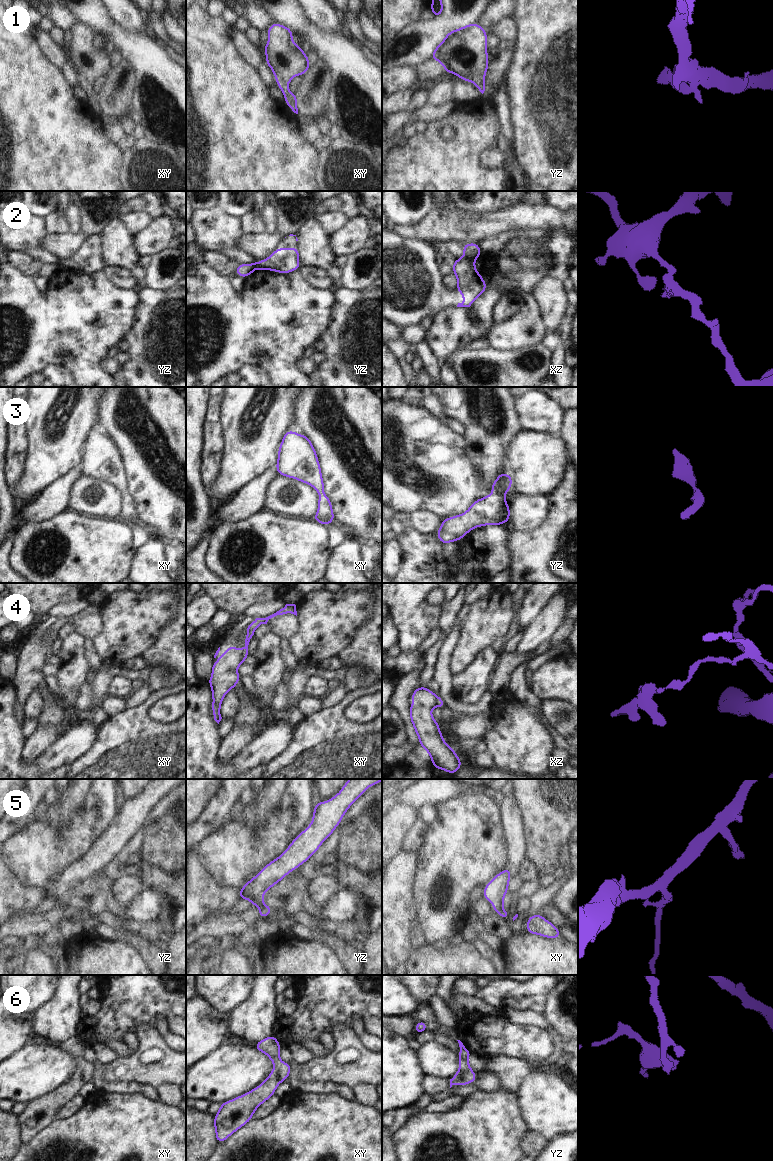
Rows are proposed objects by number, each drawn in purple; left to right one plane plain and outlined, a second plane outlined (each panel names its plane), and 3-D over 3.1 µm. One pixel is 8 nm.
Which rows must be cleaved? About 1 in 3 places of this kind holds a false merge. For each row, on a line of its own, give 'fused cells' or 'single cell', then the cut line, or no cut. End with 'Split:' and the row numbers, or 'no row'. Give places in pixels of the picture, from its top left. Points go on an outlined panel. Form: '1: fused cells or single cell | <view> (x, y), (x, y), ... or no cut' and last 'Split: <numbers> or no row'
1: single cell | no cut
2: fused cells | xz (464, 256), (473, 262)
3: single cell | no cut
4: fused cells | xy (241, 650), (241, 661), (239, 663)
5: single cell | no cut
6: single cell | no cut
Split: 2, 4

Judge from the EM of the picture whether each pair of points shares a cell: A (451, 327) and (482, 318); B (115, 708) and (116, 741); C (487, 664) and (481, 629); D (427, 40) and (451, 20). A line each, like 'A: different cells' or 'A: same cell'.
A: same cell
B: different cells
C: different cells
D: same cell

